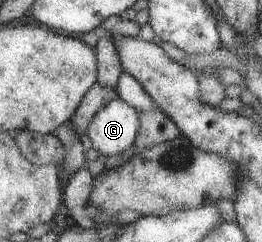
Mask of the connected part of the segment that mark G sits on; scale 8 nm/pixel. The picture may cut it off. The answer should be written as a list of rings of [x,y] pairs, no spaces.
[[[116,99],[93,118],[88,137],[92,147],[106,158],[136,146],[140,129],[140,112],[129,102]]]

